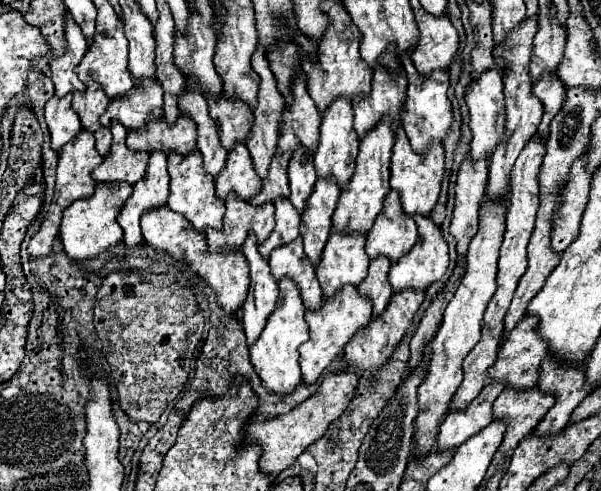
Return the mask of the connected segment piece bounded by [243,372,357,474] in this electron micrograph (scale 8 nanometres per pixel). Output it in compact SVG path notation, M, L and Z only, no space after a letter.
M349 372L347 374L329 374L321 382L321 388L311 398L307 398L303 404L299 404L299 408L295 408L295 412L287 412L273 420L249 422L243 444L259 444L261 446L261 450L263 450L263 454L259 458L261 472L279 474L285 468L289 468L297 460L297 456L301 452L305 452L309 444L319 440L325 434L325 430L329 428L329 424L345 412L345 408L349 406L349 400L355 394L355 386L357 386L355 374L349 374Z

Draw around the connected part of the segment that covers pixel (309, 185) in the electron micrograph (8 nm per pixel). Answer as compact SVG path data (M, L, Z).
M291 160L289 164L289 186L291 186L291 204L299 214L303 214L305 204L315 186L315 168L311 168L311 160L303 164L301 160Z

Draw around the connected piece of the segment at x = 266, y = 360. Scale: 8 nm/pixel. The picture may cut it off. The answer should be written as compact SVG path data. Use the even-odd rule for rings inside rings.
M283 280L283 284L279 284L279 290L281 292L279 292L277 308L269 316L255 346L251 346L251 364L261 378L261 384L271 394L285 398L301 382L297 348L299 348L299 344L303 344L309 338L309 328L307 328L307 322L303 320L305 312L303 312L303 302L299 300L299 288L295 288L295 284L291 284L291 280Z

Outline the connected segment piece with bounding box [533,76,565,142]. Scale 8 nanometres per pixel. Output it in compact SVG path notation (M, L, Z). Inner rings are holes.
M555 76L555 80L539 80L539 84L533 84L533 94L543 102L543 108L545 108L543 120L539 124L539 138L547 142L549 122L553 120L555 112L563 108L563 102L565 102L565 88L563 84L559 84L559 78Z

